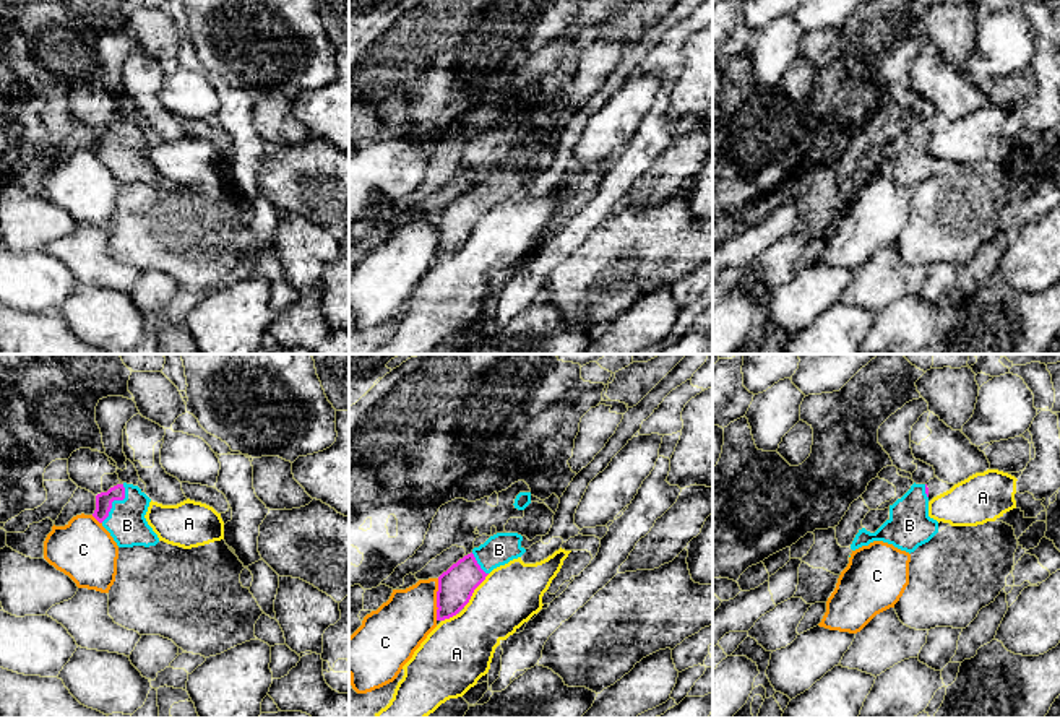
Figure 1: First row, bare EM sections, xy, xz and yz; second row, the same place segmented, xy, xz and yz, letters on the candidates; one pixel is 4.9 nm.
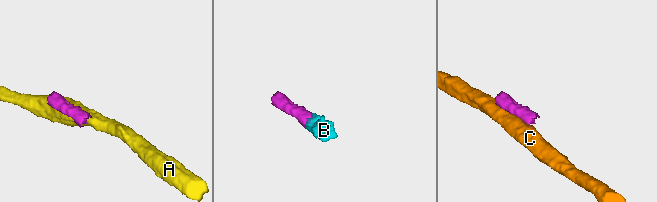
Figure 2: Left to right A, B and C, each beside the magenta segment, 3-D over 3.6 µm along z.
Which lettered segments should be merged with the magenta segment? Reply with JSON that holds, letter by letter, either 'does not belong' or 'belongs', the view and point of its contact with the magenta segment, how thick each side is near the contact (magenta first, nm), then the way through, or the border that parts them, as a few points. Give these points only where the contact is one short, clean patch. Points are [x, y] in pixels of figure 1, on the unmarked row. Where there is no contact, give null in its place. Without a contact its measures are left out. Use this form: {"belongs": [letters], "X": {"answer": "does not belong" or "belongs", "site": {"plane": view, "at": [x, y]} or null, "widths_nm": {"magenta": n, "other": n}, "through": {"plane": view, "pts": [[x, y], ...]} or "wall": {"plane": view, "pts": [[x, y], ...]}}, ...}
{"belongs": ["B"], "A": {"answer": "does not belong", "site": {"plane": "xz", "at": [474, 224]}, "widths_nm": {"magenta": 180, "other": 300}}, "B": {"answer": "belongs", "site": {"plane": "xy", "at": [114, 135]}, "widths_nm": {"magenta": 80, "other": 190}, "through": {"plane": "xy", "pts": [[104, 137], [114, 135], [122, 143], [127, 161]]}}, "C": {"answer": "does not belong", "site": {"plane": "xz", "at": [437, 236]}, "widths_nm": {"magenta": 180, "other": 280}}}

